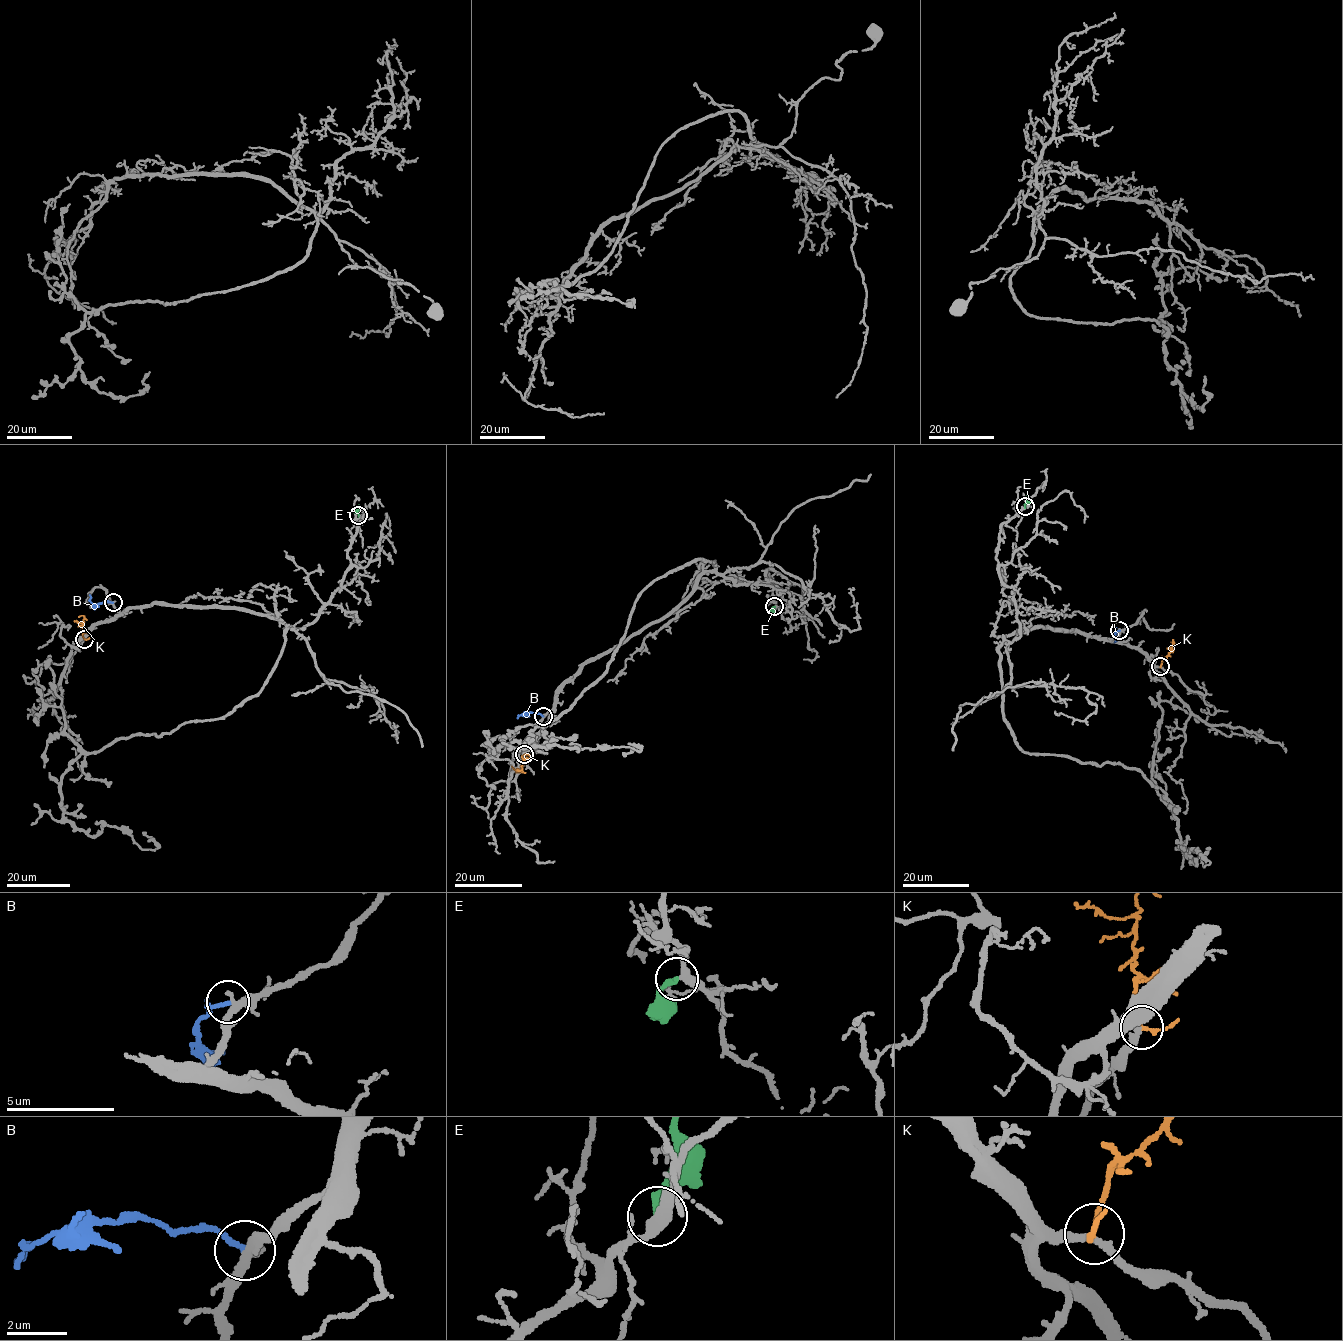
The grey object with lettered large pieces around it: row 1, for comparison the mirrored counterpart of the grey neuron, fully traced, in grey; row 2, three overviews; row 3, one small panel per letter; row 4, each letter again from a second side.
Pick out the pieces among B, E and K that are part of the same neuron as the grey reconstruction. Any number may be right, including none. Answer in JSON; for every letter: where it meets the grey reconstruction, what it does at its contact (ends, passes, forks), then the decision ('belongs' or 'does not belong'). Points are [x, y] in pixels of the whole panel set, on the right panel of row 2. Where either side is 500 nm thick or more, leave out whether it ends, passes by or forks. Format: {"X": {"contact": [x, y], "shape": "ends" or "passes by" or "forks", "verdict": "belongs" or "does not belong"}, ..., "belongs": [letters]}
{"B": {"contact": [1119, 630], "shape": "ends", "verdict": "does not belong"}, "E": {"contact": [1025, 506], "shape": "ends", "verdict": "does not belong"}, "K": {"contact": [1160, 666], "shape": "passes by", "verdict": "belongs"}, "belongs": ["K"]}

